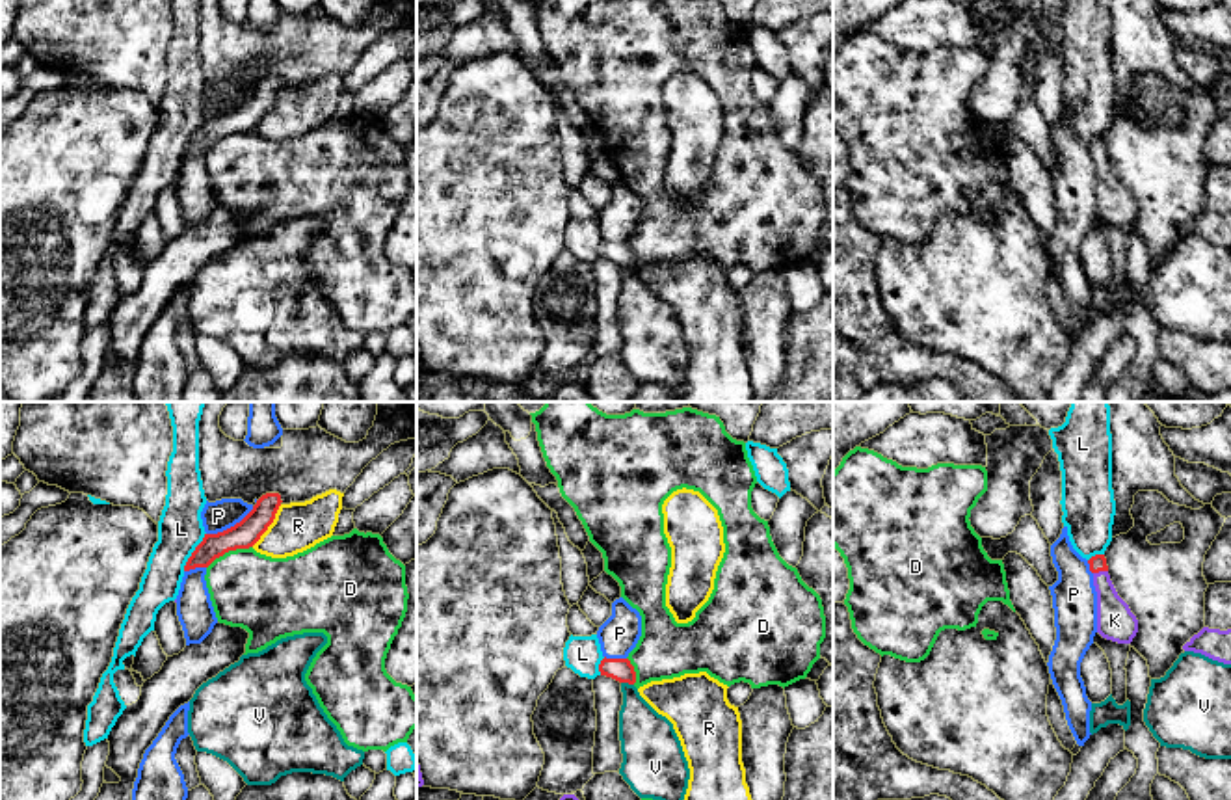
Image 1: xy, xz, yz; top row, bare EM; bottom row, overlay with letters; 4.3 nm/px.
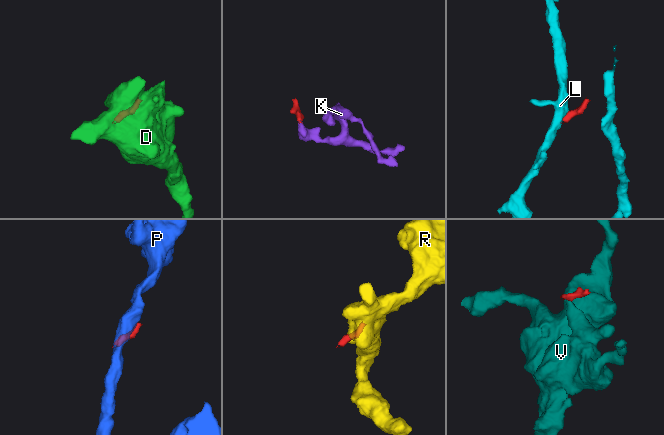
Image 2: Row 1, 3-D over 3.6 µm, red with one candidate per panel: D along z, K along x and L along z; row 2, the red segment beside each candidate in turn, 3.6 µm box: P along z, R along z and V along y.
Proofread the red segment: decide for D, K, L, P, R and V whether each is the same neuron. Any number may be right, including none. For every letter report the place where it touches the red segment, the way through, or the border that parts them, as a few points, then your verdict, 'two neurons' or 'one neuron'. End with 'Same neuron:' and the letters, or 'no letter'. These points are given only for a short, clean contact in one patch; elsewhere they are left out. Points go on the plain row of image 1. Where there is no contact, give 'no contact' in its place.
D: contact xy (229, 133); border xy (251, 129), (229, 133), (207, 151); two neurons
K: contact yz (1099, 153); way yz (1098, 146), (1099, 153), (1114, 203); one neuron
L: contact xy (194, 134); border xy (205, 116), (183, 153); two neurons
P: contact xy (231, 110); two neurons
R: contact xy (270, 106); border xy (281, 88), (274, 105), (251, 129); two neurons
V: contact xz (627, 265); border xz (622, 265), (633, 268); two neurons
Same neuron: K

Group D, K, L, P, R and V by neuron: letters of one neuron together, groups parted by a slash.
D / K / L / P / R / V

